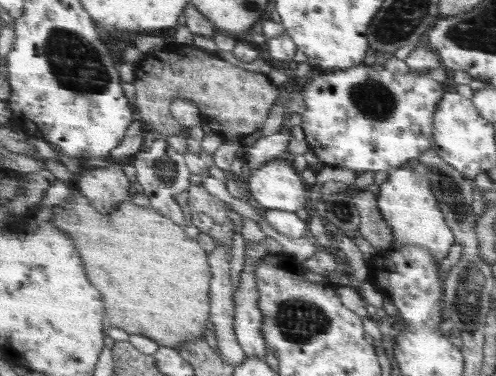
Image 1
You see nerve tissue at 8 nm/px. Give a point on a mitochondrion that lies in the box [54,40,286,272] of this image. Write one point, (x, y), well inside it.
(166, 170)

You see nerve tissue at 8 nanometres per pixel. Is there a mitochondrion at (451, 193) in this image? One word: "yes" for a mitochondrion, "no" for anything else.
yes

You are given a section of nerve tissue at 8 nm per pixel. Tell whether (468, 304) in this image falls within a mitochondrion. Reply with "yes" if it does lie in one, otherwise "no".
yes

